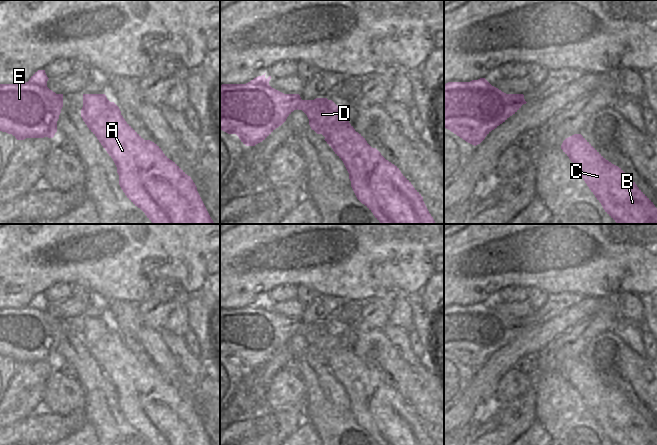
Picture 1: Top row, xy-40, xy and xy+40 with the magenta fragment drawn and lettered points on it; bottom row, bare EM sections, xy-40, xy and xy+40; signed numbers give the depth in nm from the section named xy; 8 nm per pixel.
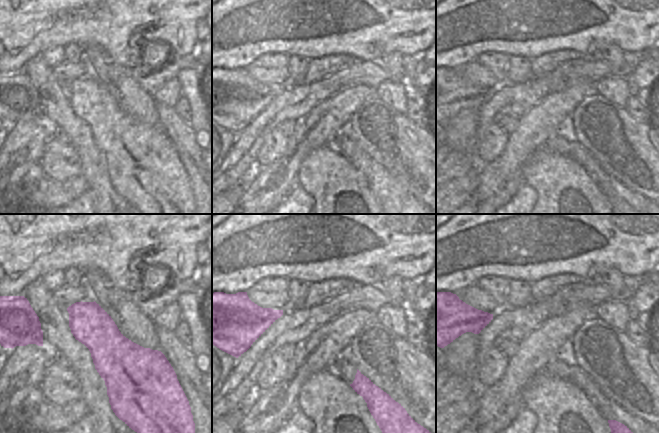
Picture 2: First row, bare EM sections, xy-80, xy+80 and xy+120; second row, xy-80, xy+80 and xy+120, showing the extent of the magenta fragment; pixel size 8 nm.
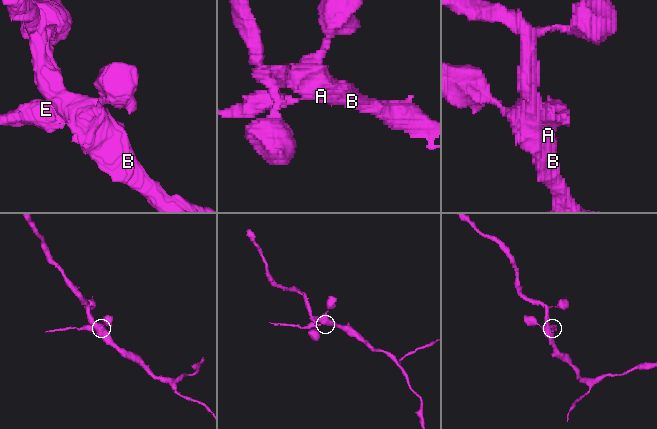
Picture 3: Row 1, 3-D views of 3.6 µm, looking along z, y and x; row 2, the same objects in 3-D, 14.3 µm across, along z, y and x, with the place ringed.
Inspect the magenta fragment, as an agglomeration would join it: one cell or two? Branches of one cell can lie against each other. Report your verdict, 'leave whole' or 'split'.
split

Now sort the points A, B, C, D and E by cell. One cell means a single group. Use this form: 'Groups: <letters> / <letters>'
Groups: A B C D / E

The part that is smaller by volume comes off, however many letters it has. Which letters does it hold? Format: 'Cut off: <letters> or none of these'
Cut off: E

